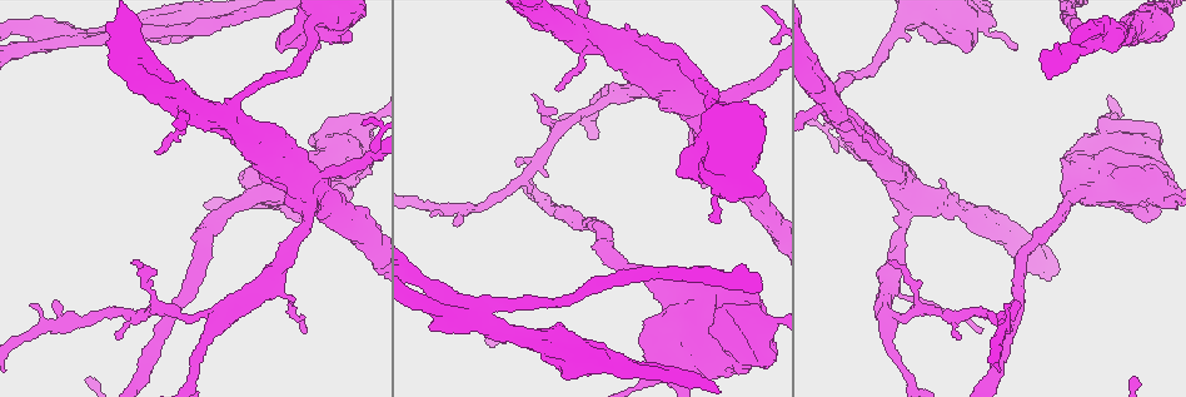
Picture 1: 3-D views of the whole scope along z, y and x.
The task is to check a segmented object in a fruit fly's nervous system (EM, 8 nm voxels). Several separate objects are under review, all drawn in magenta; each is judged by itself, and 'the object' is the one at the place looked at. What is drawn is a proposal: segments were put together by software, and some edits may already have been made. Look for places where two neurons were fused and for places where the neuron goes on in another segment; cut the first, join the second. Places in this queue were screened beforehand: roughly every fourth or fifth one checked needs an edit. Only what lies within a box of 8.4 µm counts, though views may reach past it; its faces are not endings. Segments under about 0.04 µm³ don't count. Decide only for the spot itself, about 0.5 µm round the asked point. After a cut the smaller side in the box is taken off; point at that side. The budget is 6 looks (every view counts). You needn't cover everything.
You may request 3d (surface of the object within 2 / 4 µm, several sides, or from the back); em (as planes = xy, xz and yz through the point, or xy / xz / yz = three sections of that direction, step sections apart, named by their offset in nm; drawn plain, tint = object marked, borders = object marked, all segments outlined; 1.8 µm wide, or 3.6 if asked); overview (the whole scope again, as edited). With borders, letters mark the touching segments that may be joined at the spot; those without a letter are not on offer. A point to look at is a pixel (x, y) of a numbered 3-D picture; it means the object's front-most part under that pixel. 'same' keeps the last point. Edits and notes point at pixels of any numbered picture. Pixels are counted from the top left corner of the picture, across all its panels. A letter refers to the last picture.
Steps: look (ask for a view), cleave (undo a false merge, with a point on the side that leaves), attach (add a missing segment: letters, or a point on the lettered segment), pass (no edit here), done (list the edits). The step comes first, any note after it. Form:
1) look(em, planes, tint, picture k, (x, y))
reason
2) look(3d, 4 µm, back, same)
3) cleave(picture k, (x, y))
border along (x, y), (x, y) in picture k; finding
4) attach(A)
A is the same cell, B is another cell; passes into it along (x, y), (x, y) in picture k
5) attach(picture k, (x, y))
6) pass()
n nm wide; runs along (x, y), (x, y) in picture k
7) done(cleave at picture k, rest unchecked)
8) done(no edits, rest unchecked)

look(3d, 4 µm, back, picture 1, (1098, 119))
branch stops here

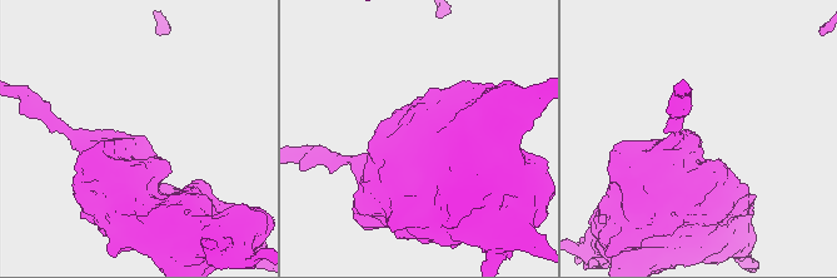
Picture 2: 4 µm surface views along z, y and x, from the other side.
look(em, 3.6 µm, yz, step 4, borders, picture 2, (145, 139))
now the EM

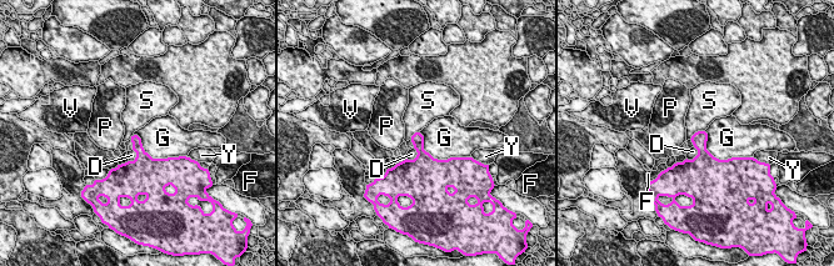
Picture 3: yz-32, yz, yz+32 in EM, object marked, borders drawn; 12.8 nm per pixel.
pass()
D, F, G, P, S, V and Y are other cells; none of them fits

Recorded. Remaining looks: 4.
look(em, 3.6 µm, planes, tint, picture 1, (687, 358))
sharp bend

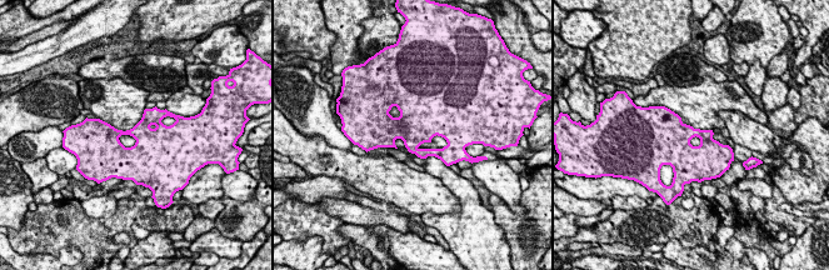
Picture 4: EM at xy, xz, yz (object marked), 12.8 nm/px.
look(em, 3.6 µm, planes, borders, same)
what lies round it

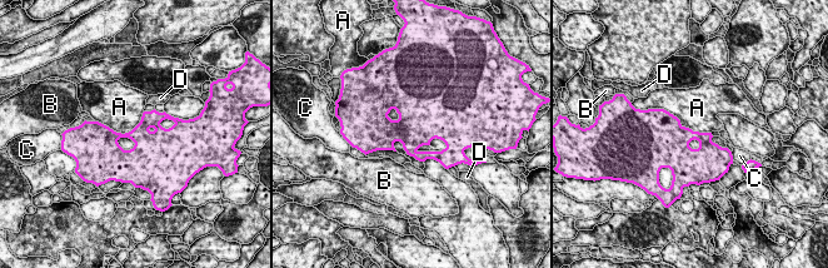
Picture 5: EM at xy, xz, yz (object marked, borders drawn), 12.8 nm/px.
pass()
A, B, C and D are other cells; border along (658, 108), (693, 130), (711, 133) in picture 5; continuous, no second neuron

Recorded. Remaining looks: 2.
done(no edits, rest unchecked)

